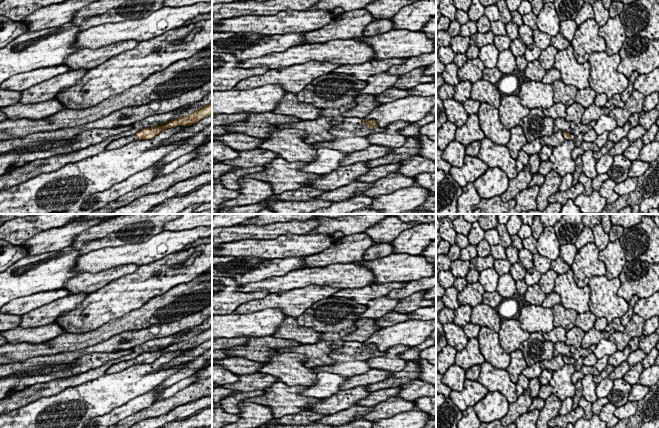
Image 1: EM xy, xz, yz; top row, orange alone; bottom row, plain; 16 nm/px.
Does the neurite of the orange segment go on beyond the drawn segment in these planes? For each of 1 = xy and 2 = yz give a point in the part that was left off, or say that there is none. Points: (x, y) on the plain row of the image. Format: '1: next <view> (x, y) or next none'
1: next xy (122, 365)
2: next yz (572, 361)

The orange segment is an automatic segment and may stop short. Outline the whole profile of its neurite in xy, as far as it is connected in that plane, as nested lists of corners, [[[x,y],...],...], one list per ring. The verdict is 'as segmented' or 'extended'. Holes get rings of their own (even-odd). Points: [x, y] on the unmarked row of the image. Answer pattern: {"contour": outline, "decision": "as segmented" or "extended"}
{"contour": [[[212,326],[209,329],[202,330],[199,334],[190,338],[189,340],[183,340],[178,343],[172,343],[171,345],[165,347],[164,349],[151,352],[144,352],[138,355],[136,358],[126,361],[120,361],[116,364],[113,364],[106,370],[105,374],[114,374],[122,372],[123,370],[135,364],[153,363],[164,353],[177,351],[178,349],[190,350],[192,348],[201,345],[202,343],[211,338],[212,338]]], "decision": "extended"}

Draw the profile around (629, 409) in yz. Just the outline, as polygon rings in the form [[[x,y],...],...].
[[[628,401],[624,406],[617,407],[614,415],[619,419],[630,418],[635,415],[637,411],[638,403],[633,401]]]

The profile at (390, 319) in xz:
[[[391,312],[381,318],[375,319],[375,324],[380,327],[388,327],[407,320],[409,320],[408,313]]]

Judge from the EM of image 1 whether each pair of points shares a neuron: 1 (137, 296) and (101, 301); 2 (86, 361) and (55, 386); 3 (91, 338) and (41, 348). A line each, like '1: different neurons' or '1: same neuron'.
1: same neuron
2: different neurons
3: same neuron

